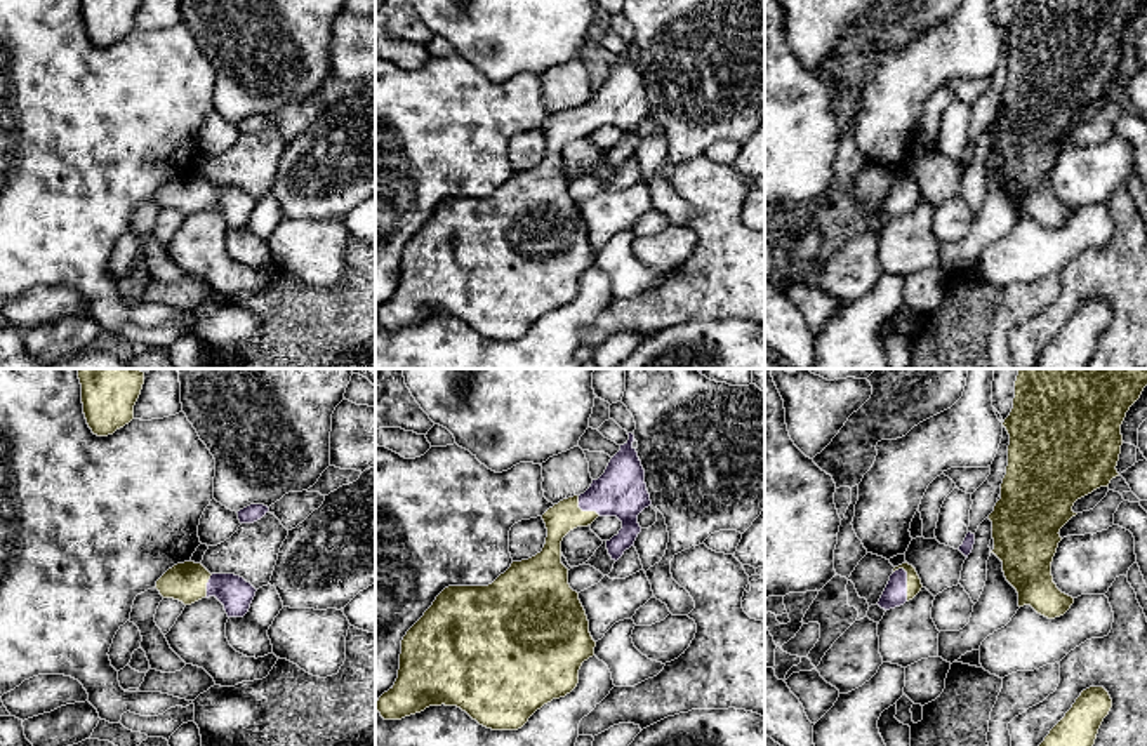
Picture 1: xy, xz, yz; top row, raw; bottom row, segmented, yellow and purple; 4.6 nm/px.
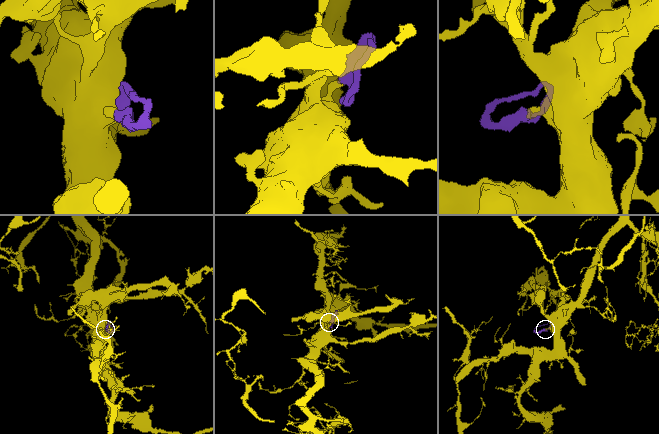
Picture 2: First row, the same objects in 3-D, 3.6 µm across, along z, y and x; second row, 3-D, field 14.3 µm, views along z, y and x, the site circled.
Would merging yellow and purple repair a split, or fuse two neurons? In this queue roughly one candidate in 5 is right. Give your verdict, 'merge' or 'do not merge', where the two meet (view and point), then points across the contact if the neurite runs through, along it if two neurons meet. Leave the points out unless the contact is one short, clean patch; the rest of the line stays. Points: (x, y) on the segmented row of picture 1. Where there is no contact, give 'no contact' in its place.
merge | yz (908, 583) | across yz (914, 585), (908, 583), (895, 593)

